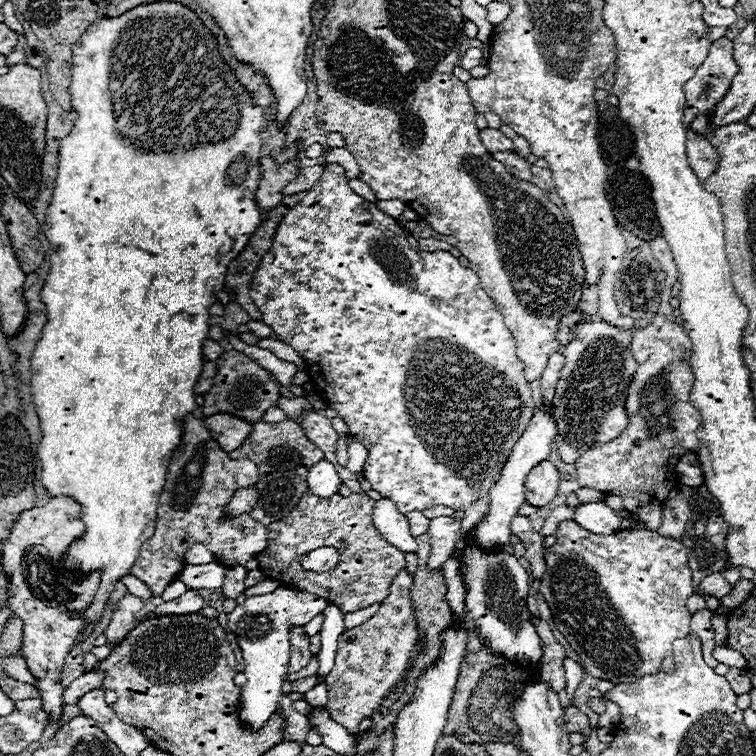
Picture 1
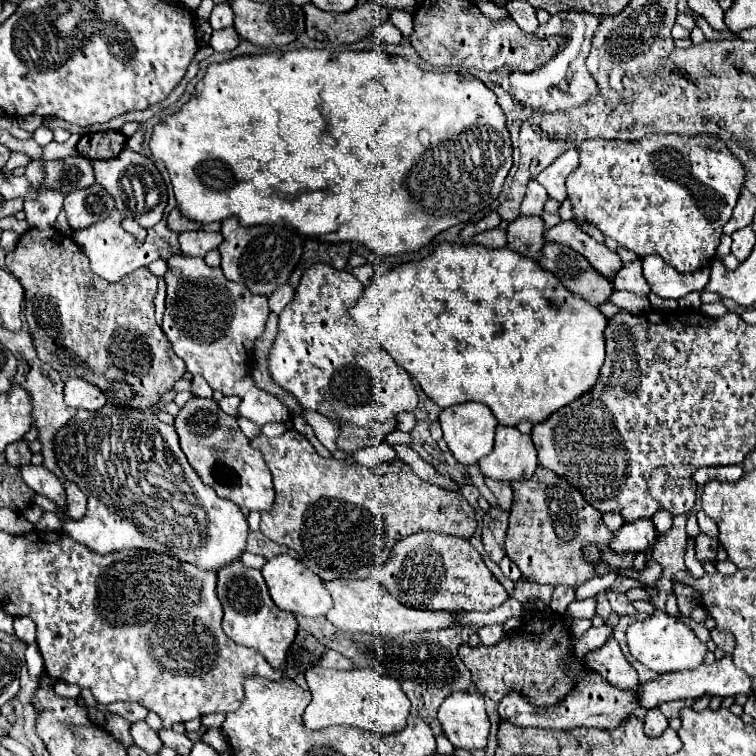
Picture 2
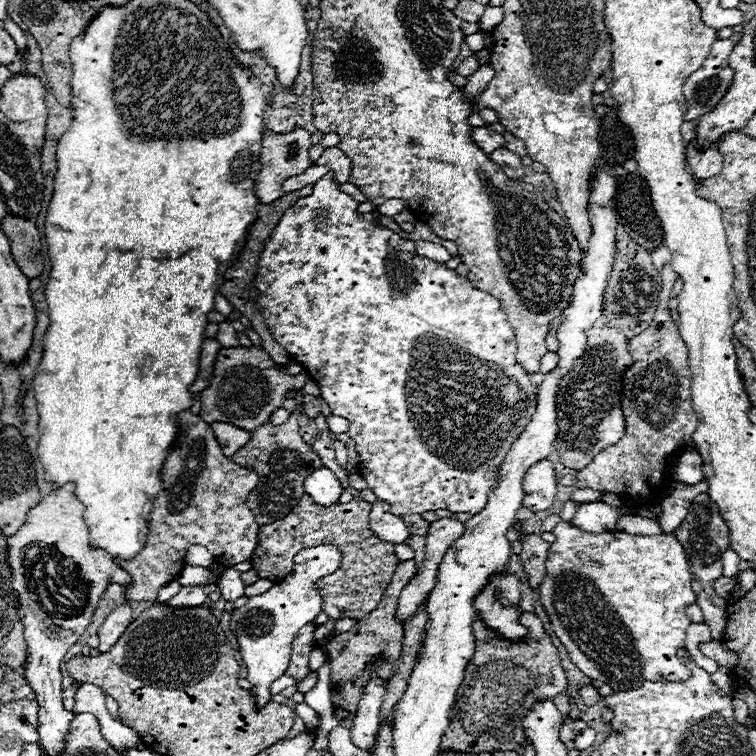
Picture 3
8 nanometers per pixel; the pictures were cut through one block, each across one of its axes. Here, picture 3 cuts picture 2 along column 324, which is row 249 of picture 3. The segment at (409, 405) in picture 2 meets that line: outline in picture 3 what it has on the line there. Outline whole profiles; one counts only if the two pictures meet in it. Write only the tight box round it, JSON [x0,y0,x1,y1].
[254,172,536,516]

